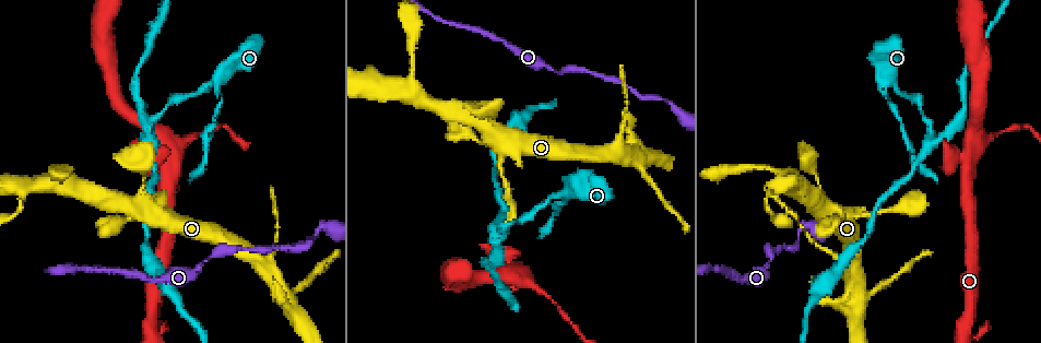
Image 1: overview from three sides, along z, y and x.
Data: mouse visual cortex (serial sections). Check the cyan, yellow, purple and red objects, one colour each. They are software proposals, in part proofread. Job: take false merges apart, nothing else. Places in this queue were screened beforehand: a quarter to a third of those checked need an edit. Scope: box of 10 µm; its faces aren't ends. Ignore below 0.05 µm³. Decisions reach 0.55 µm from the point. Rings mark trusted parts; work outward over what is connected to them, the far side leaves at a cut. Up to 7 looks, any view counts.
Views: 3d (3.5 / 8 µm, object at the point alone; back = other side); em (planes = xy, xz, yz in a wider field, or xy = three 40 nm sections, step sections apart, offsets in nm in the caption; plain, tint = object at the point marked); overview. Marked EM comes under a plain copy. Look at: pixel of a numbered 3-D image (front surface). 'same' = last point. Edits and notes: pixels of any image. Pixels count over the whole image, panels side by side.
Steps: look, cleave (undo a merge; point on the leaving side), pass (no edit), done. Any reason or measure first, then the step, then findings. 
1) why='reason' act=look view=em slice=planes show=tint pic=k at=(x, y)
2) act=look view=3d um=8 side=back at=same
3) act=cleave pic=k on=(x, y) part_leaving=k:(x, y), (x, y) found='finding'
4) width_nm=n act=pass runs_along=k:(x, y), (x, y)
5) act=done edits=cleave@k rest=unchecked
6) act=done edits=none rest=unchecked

why='two arms in line, one across' act=look view=3d um=3.5 pic=1 at=(263, 262)

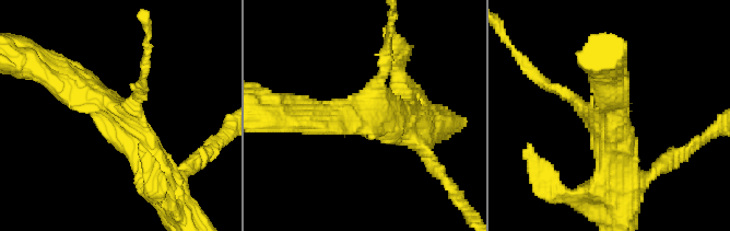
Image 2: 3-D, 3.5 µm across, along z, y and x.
arms=3 arm_widths_nm=200,450,450 why='need the tissue' act=look view=em slice=xy step=5 show=tint pic=2 at=(616, 115)

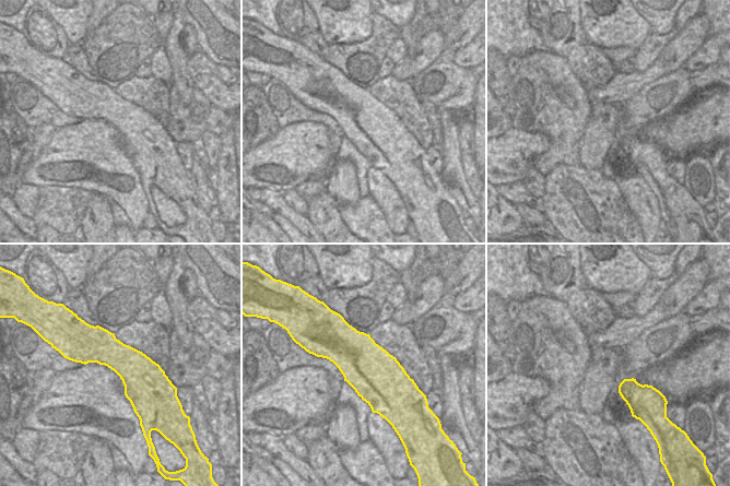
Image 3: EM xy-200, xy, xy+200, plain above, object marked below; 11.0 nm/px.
act=pass runs_along=2:(57, 74), (110, 107), (161, 175) found='continuous, no second cell'

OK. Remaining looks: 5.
why='thin arm on a thick one' act=look view=3d um=3.5 pic=1 at=(217, 80)

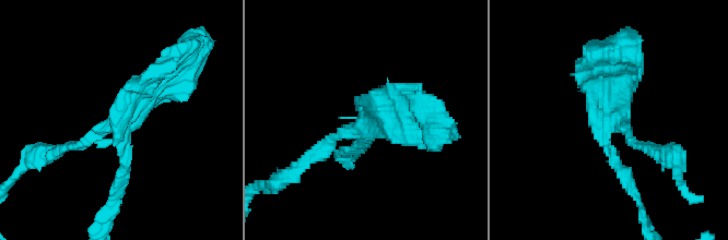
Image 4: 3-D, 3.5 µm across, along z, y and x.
arms=3 arm_widths_nm=150,150,400 act=look view=em slice=planes show=tint pic=4 at=(122, 120)

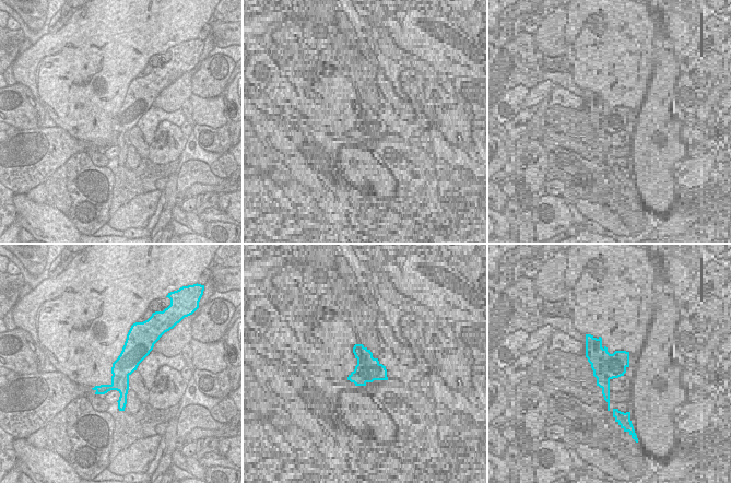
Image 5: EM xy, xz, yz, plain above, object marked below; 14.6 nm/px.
act=cleave pic=4 on=(626, 179) part_leaving=4:(607, 147), (641, 204), (646, 225) found='two cells meet here'

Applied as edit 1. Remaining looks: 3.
why='arms part here' act=look view=3d um=3.5 pic=1 at=(931, 142)

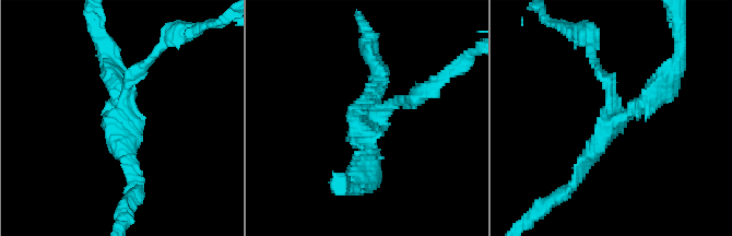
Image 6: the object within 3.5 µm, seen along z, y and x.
why='shape alone is not enough' act=look view=em slice=planes show=tint pic=6 at=(123, 120)

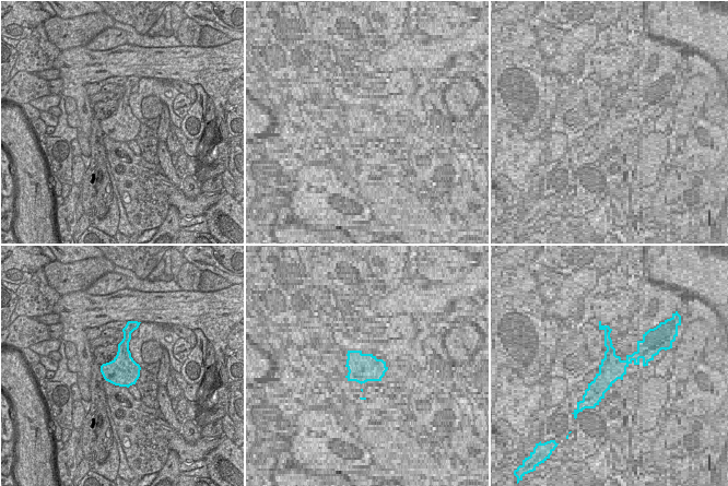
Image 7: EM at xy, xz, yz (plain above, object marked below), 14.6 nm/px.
width_nm=460 act=pass runs_along=6:(152, 56), (125, 90), (134, 180) found='one cell here'

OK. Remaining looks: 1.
act=done edits=cleave@4 rest=unchecked

